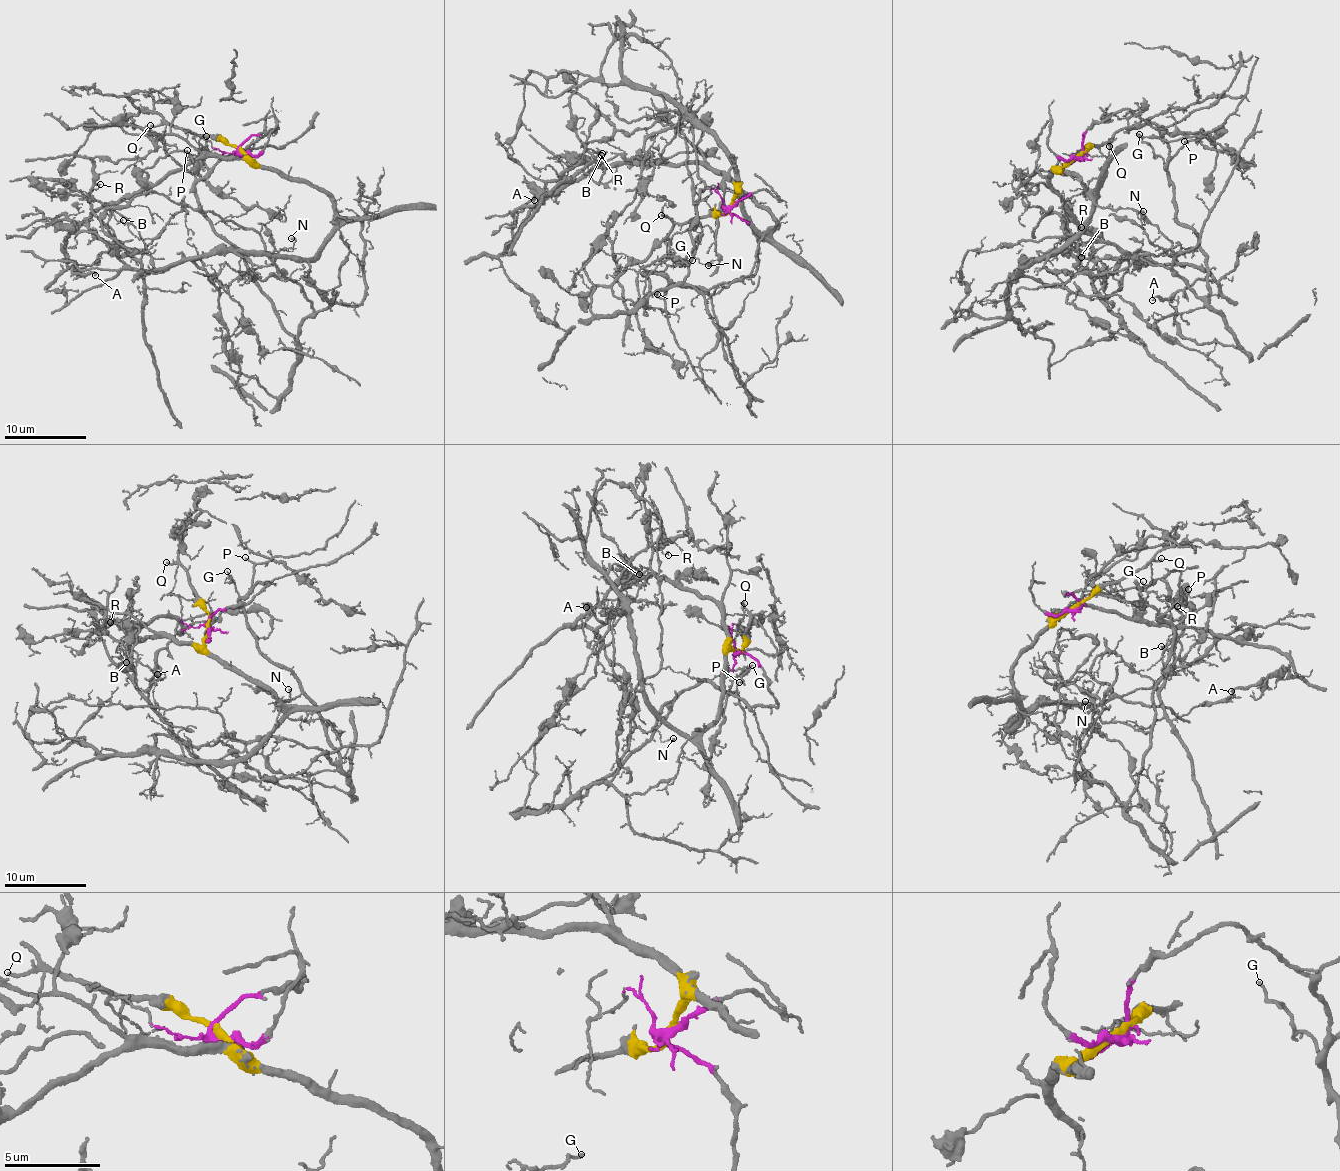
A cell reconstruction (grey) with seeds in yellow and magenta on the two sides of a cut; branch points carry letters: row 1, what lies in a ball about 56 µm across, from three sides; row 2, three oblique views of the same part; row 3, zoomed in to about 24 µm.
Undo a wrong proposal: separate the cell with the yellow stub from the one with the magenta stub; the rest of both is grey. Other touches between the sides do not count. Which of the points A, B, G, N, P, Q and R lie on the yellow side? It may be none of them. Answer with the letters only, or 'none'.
A, B, Q, R

